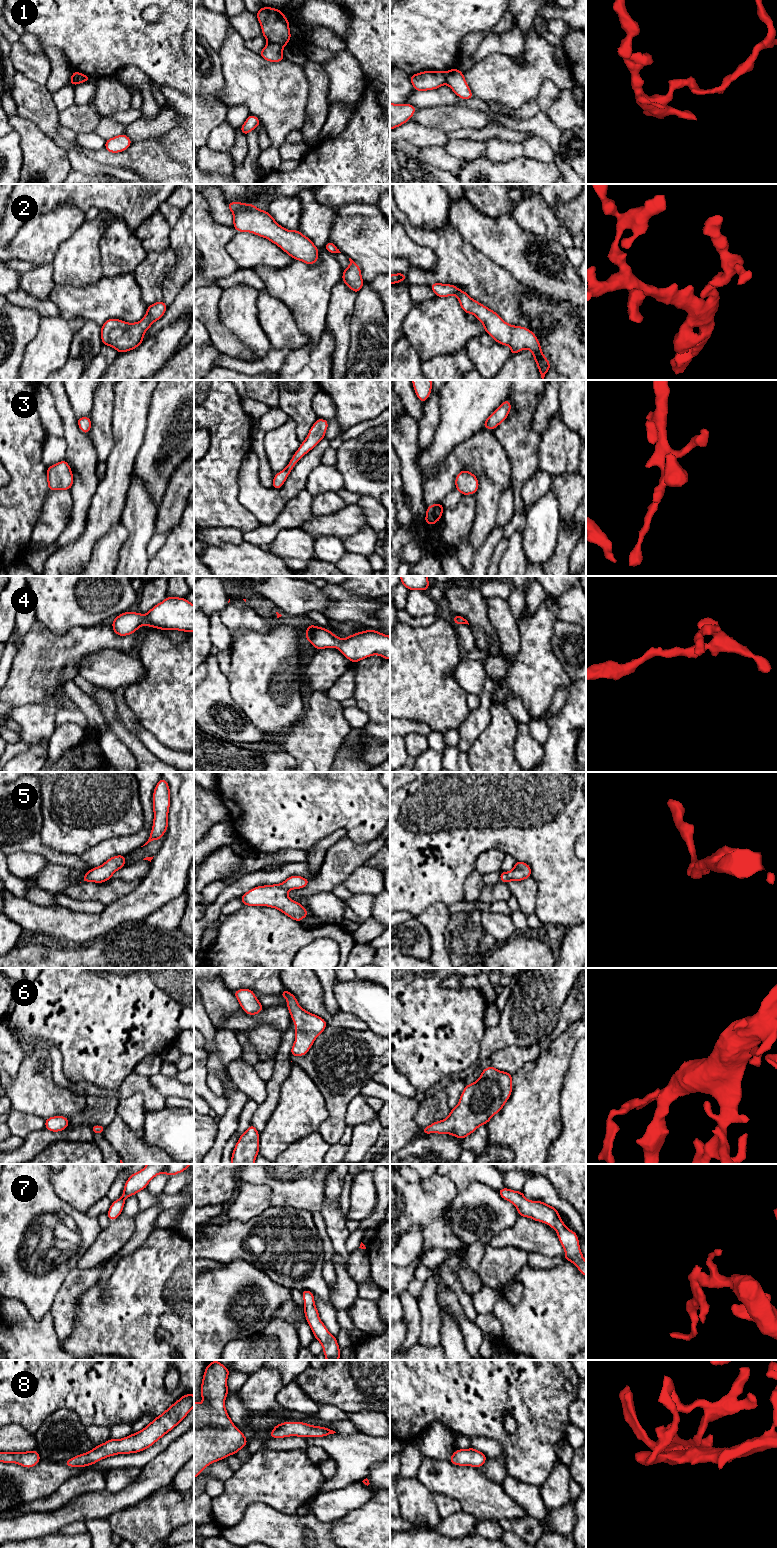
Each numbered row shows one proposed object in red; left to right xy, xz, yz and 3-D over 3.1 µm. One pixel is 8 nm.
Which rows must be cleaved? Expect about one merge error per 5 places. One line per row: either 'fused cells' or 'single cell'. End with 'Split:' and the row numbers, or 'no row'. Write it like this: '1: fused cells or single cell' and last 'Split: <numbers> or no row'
1: fused cells
2: single cell
3: single cell
4: single cell
5: single cell
6: single cell
7: single cell
8: single cell
Split: 1

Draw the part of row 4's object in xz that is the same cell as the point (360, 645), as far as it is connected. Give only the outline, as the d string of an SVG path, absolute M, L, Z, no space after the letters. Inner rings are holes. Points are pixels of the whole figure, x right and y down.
M308 625L305 636L317 650L338 648L352 663L372 655L380 655L390 660L390 636L376 630L357 632L341 639L326 628Z

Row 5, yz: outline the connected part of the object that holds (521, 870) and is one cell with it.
M516 861L513 869L509 872L500 871L500 881L508 883L509 881L522 881L531 877L531 867L522 861Z

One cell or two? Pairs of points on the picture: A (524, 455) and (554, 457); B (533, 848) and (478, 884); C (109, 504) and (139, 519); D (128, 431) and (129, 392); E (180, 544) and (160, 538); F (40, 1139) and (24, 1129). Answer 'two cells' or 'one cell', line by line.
A: two cells
B: two cells
C: two cells
D: one cell
E: two cells
F: two cells

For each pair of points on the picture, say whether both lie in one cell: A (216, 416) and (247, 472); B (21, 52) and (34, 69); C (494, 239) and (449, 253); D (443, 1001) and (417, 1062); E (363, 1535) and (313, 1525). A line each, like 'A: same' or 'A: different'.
A: different
B: same
C: different
D: same
E: different

